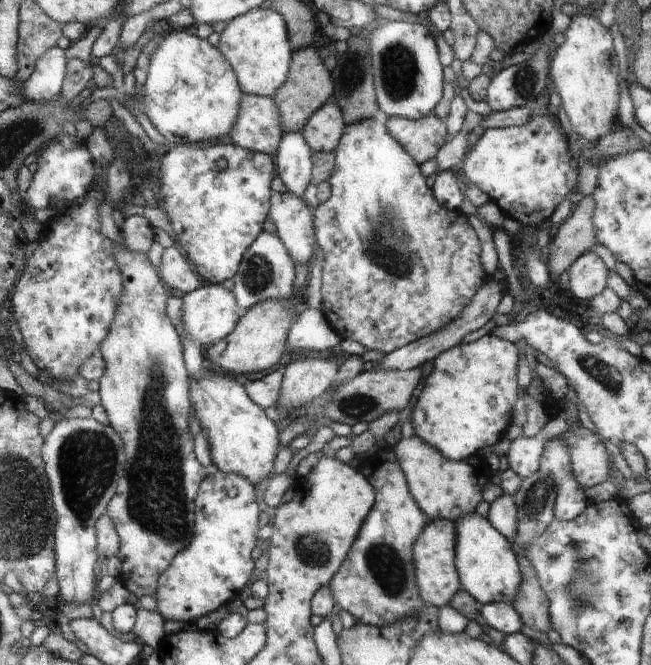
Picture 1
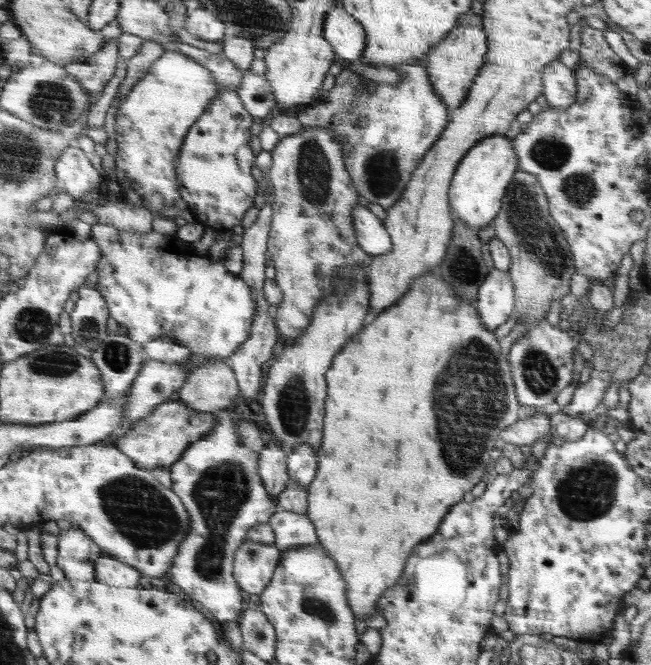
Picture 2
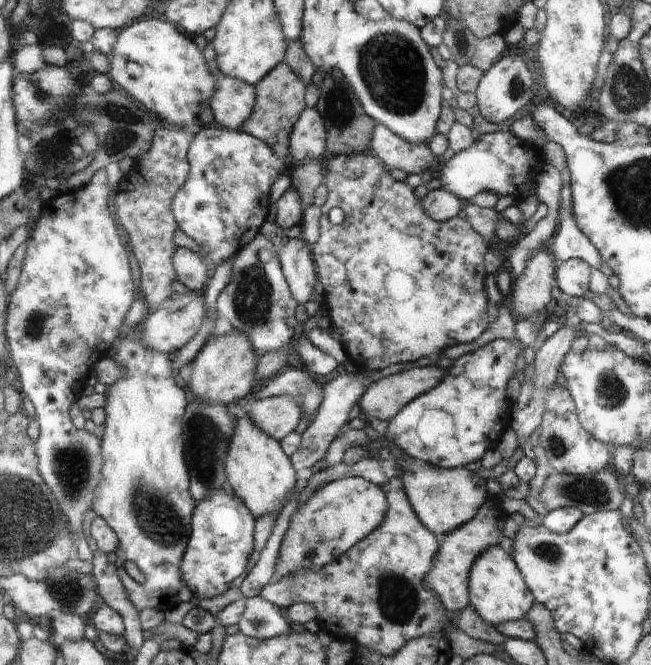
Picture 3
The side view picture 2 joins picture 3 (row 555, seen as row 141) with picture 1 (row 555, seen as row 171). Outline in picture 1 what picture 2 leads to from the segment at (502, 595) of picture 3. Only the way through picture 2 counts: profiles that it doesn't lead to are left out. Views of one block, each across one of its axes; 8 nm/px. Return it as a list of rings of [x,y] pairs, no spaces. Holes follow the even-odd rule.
[[[476,511],[458,518],[454,526],[457,526],[456,565],[460,572],[461,588],[468,591],[480,606],[494,602],[512,604],[516,590],[520,588],[522,574],[509,539]]]

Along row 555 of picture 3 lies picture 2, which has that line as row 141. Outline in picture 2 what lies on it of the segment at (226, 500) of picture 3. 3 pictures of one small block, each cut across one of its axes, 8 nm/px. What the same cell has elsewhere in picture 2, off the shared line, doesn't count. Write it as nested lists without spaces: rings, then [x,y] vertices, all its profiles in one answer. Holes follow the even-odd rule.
[[[221,89],[210,110],[192,127],[182,148],[177,165],[182,198],[198,222],[218,232],[241,225],[246,210],[255,205],[258,182],[250,172],[254,164],[250,126],[252,115],[245,108],[240,93]]]

